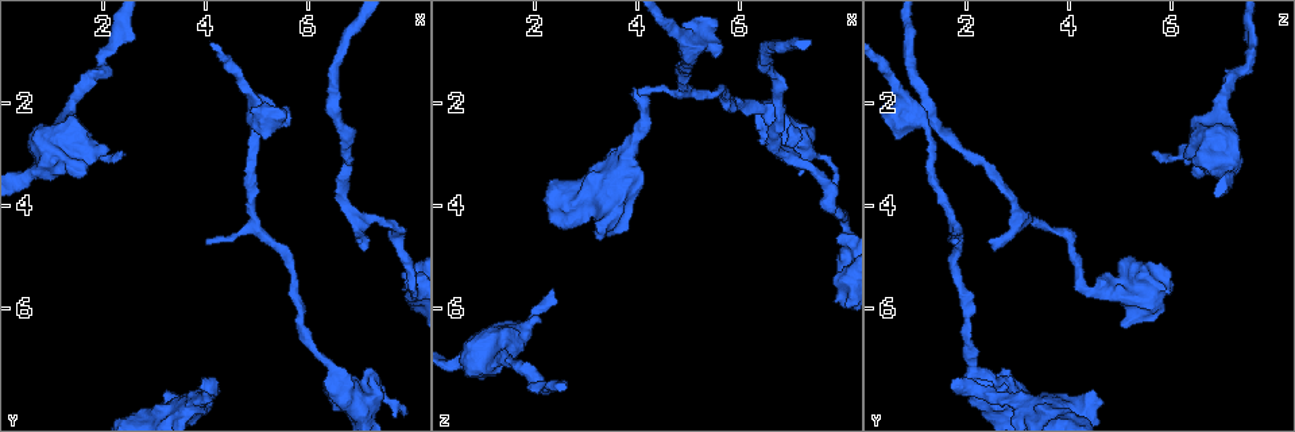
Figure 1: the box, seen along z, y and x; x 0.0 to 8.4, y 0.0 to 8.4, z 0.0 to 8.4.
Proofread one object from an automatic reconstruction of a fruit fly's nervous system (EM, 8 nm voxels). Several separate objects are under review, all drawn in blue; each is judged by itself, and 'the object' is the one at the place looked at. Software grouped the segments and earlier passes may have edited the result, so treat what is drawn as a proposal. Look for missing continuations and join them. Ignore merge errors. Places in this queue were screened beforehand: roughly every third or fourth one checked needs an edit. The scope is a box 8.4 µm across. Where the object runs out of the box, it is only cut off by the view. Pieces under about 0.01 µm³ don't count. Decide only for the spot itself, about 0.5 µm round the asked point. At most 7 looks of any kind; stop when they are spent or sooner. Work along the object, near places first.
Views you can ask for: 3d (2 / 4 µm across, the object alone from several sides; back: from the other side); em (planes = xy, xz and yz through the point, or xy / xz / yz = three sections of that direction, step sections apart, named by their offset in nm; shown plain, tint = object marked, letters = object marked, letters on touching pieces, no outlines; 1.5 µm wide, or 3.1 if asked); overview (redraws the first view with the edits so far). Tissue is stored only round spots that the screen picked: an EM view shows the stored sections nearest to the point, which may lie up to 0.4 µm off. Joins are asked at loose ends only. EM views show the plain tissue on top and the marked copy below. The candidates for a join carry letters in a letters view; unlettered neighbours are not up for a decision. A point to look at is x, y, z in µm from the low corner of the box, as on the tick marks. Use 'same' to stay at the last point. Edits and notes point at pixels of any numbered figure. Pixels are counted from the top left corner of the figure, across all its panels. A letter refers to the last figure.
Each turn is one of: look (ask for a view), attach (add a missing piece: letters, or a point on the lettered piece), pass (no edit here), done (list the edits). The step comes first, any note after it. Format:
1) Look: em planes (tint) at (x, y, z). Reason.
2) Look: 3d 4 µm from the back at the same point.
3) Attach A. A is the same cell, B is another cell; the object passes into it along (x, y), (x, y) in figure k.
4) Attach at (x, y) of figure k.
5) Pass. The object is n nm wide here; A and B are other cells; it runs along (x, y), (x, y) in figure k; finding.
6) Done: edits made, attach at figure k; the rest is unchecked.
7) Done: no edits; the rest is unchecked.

Look: em xy step 8 (letters) at (3.85, 7.50, 1.70). An open end.

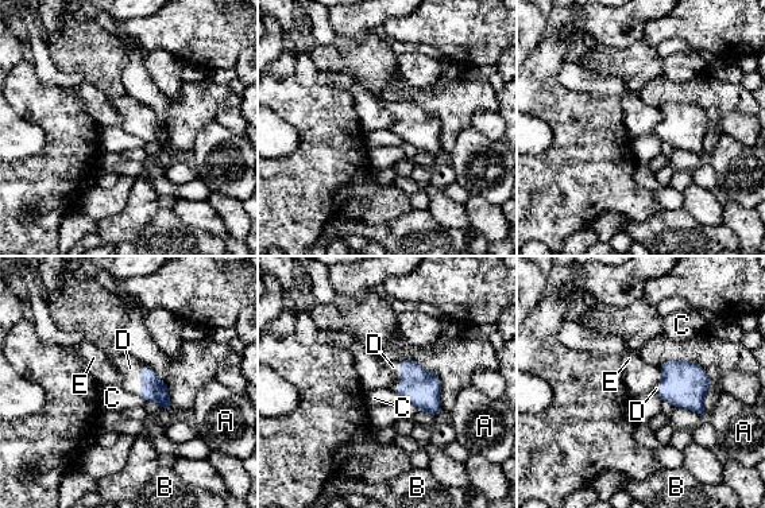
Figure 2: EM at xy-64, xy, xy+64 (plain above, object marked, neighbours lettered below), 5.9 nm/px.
Look: em planes (letters) at the same point. Cut it another way.

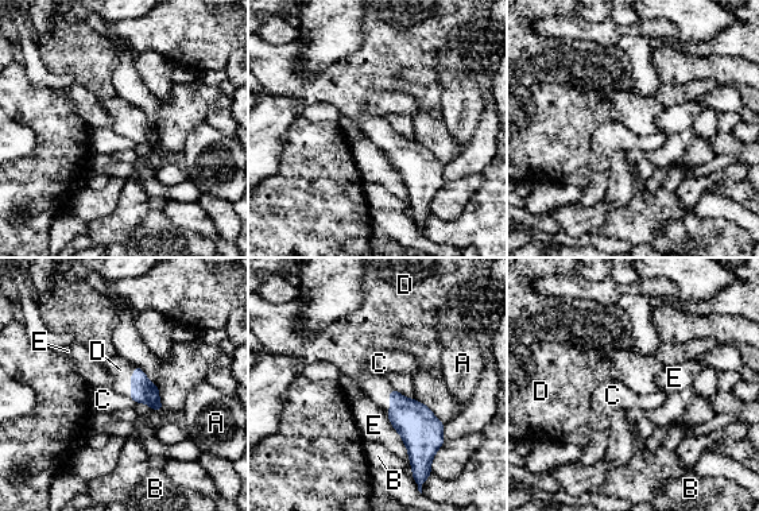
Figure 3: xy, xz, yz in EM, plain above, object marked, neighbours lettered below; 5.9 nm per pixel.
Attach at (120, 370) of figure 3. The longest contact is with E, 380 nm; D is the same cell, A, B, C and E are other cells; the object passes into it along (142, 391), (131, 380), (120, 370) in figure 3; the cell continues.

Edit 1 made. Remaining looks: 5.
Look: em planes (letters) at (3.20, 7.55, 4.50). Stops while still wide.

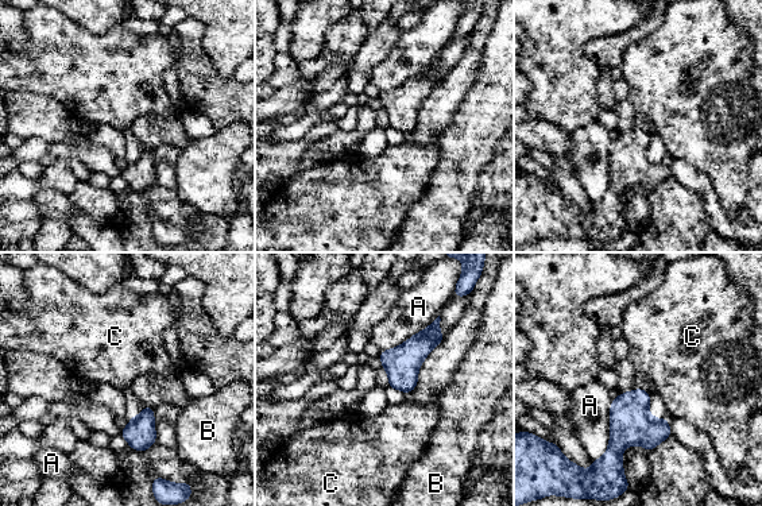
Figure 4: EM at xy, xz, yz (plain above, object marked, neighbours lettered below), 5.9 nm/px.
Pass. A, B and C are other cells; a border runs along (612, 400), (608, 447), (594, 460) in figure 4; none of them fits.

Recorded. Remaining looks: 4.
Look: 3d 4 µm at (7.00, 4.70, 2.50). Tapers out.

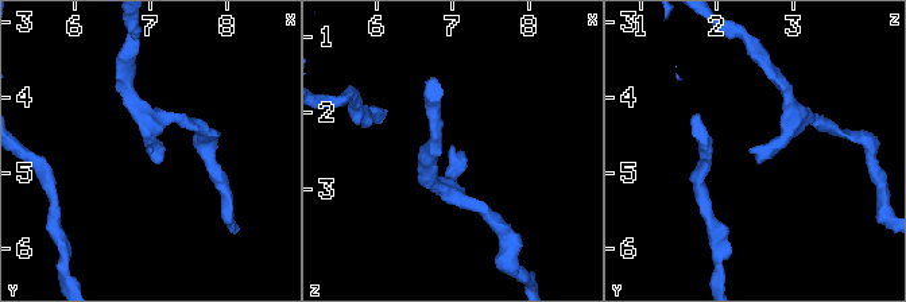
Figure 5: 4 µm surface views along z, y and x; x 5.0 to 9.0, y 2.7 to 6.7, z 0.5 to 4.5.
Look: em planes (letters) at (7.00, 4.75, 2.45). Shape alone is not enough.

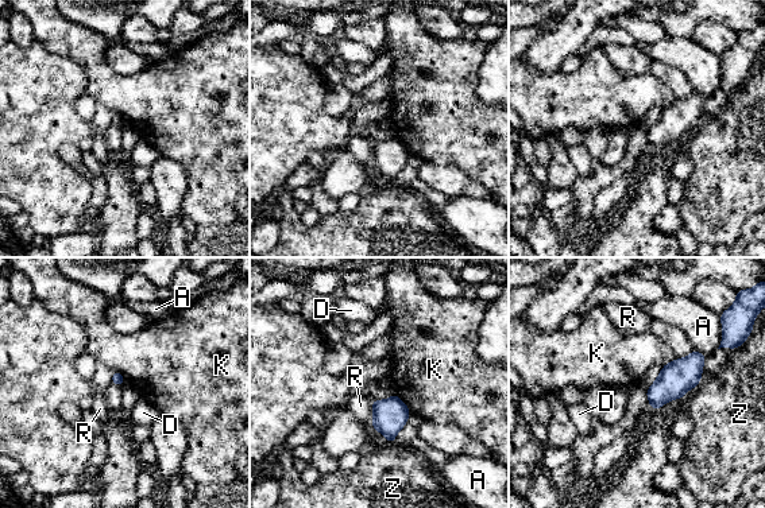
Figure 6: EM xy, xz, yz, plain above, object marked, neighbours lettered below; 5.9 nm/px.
Pass. A, D, K, R and Z are other cells; a border runs along (393, 392), (410, 411) in figure 6; no lettered piece goes on from it.

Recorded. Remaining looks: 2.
Done: edits made, attach at figure 3; the rest is unchecked.

